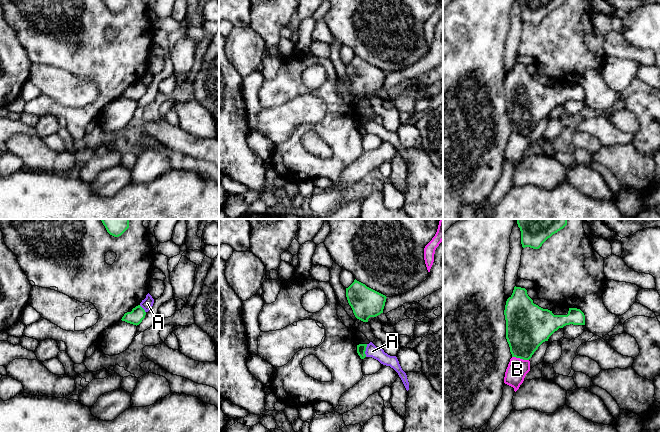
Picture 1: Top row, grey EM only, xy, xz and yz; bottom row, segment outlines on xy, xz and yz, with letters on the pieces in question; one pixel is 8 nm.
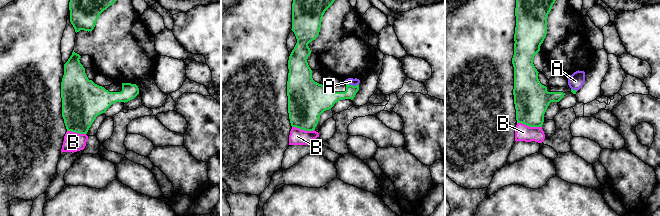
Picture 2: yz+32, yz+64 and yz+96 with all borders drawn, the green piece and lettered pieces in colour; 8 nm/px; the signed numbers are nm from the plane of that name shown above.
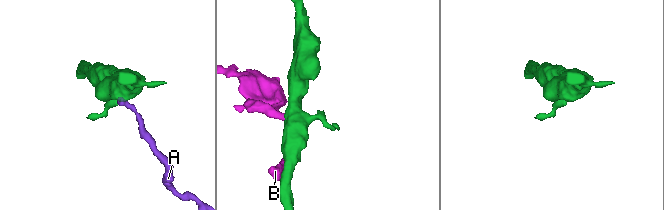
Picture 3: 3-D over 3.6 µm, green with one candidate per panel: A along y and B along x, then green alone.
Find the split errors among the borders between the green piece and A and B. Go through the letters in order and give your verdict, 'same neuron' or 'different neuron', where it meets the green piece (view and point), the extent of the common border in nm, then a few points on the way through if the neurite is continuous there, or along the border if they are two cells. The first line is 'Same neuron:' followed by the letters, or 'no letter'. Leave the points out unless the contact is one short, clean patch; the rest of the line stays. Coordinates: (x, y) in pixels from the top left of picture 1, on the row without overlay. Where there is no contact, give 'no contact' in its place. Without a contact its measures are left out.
Same neuron: no letter
A: different neuron | xz (365, 126) | 110 nm | along xz (367, 120), (365, 132)
B: different neuron | yz (520, 134) | 140 nm

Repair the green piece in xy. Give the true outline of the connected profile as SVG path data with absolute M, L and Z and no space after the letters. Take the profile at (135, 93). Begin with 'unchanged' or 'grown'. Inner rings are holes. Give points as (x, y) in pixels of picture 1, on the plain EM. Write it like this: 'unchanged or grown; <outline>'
unchanged; M138 81L131 88L125 89L121 96L137 102L145 94L145 91L145 86Z

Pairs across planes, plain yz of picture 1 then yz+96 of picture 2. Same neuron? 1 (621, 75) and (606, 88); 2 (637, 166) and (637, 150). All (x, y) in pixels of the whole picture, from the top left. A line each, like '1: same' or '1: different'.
1: same
2: different

